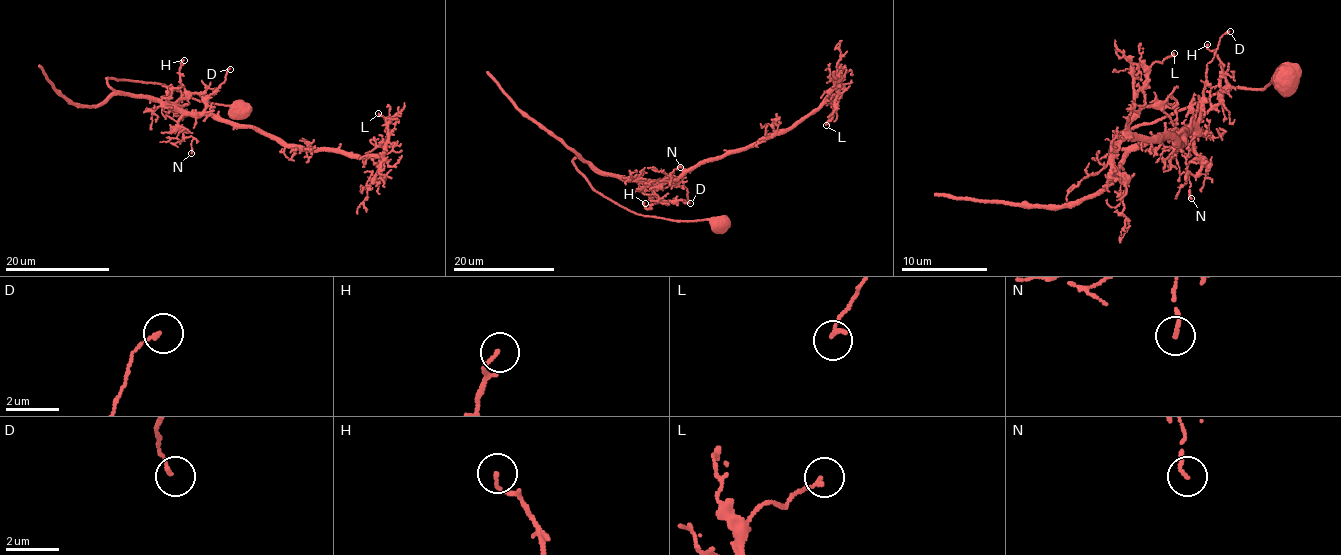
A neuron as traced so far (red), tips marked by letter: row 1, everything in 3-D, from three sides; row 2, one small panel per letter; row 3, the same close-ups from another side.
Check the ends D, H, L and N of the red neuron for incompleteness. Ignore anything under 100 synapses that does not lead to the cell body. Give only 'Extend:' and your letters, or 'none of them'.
Extend: none of them

